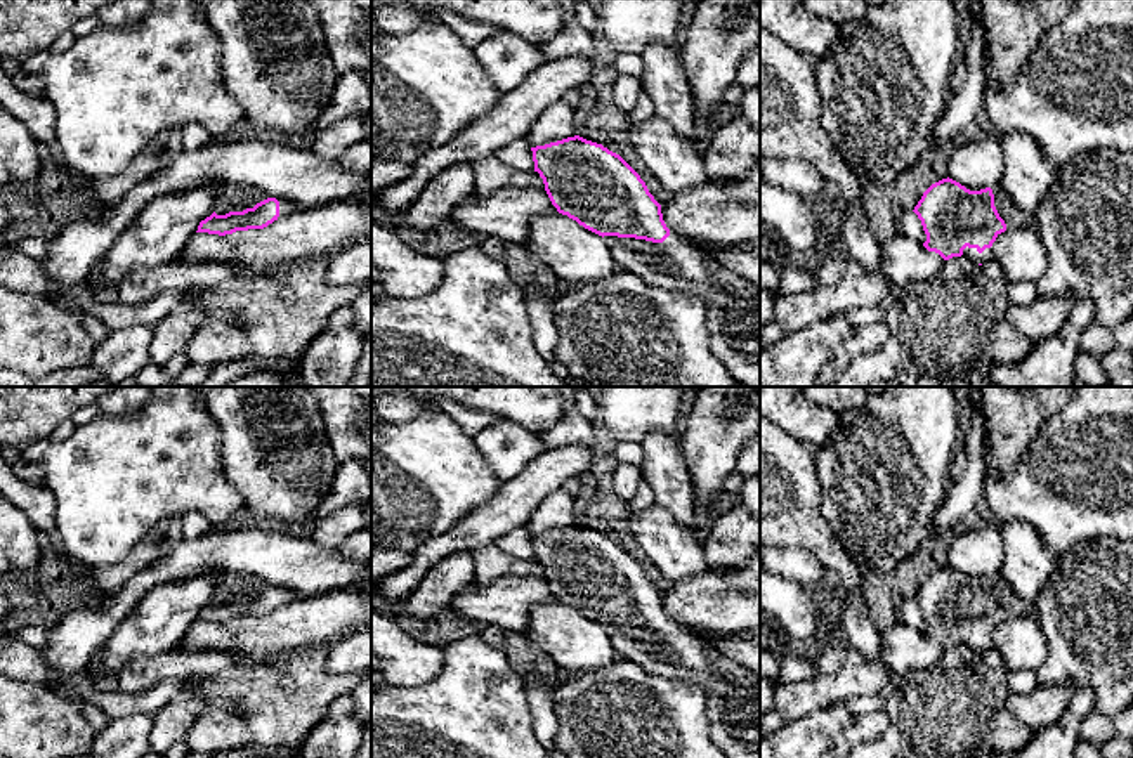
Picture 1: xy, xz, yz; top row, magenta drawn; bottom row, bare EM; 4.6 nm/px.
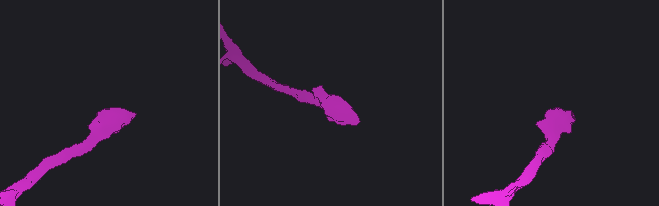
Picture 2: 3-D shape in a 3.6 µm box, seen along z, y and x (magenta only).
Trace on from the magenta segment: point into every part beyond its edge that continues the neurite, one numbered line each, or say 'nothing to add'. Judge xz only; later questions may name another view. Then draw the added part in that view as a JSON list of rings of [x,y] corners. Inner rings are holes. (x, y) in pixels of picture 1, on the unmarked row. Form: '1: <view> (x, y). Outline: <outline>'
1: xz (674, 653). Outline: [[[670,621],[663,631],[618,624],[604,624],[604,631],[621,661],[701,689],[711,680],[706,640],[687,633],[677,623]]]

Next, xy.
1: xy (231, 587). Outline: [[[222,574],[215,586],[215,602],[226,604],[229,600],[243,600],[267,586],[271,585],[248,574]]]

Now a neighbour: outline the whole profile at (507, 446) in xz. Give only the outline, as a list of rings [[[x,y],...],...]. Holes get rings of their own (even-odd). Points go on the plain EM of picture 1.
[[[507,420],[484,427],[472,439],[501,480],[508,480],[522,472],[533,458],[547,449],[538,432]]]

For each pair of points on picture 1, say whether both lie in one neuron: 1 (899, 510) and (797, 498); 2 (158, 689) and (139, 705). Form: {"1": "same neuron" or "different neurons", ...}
{"1": "different neurons", "2": "same neuron"}

